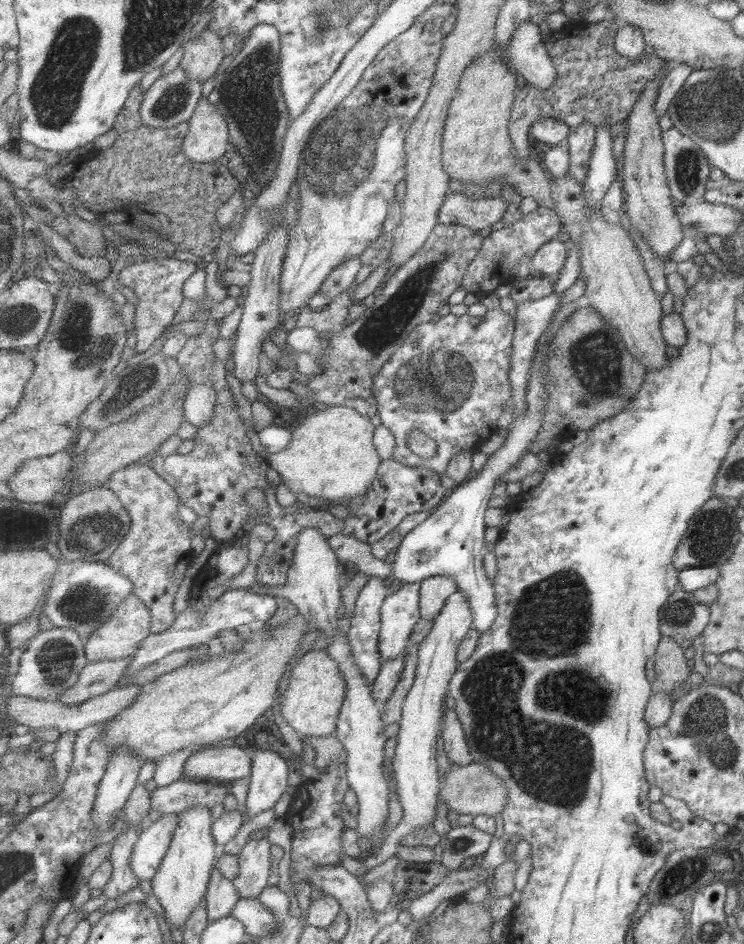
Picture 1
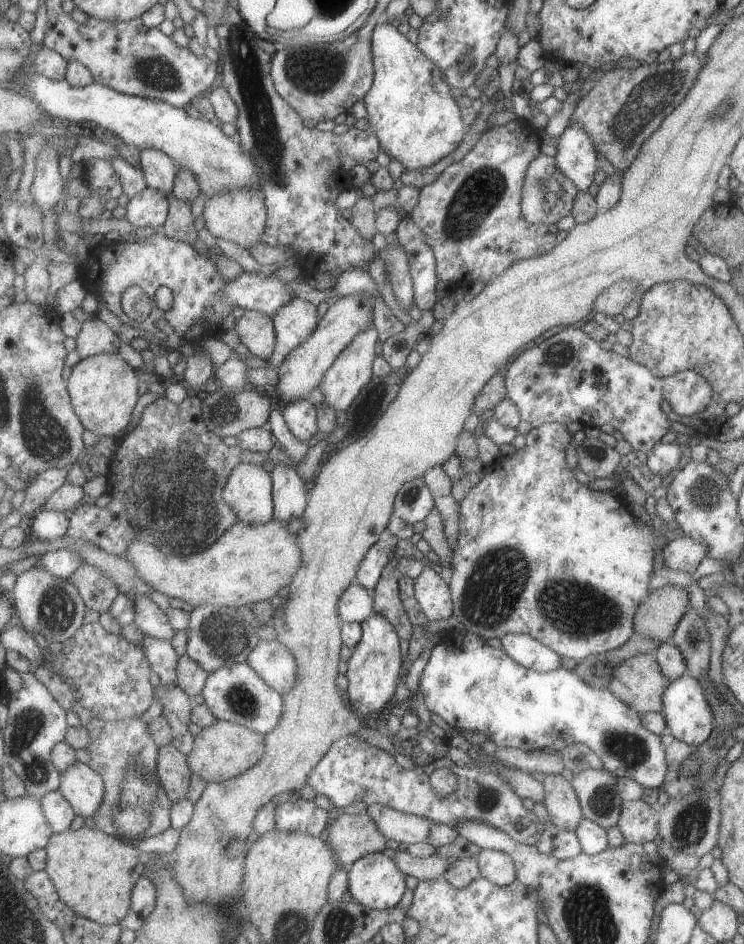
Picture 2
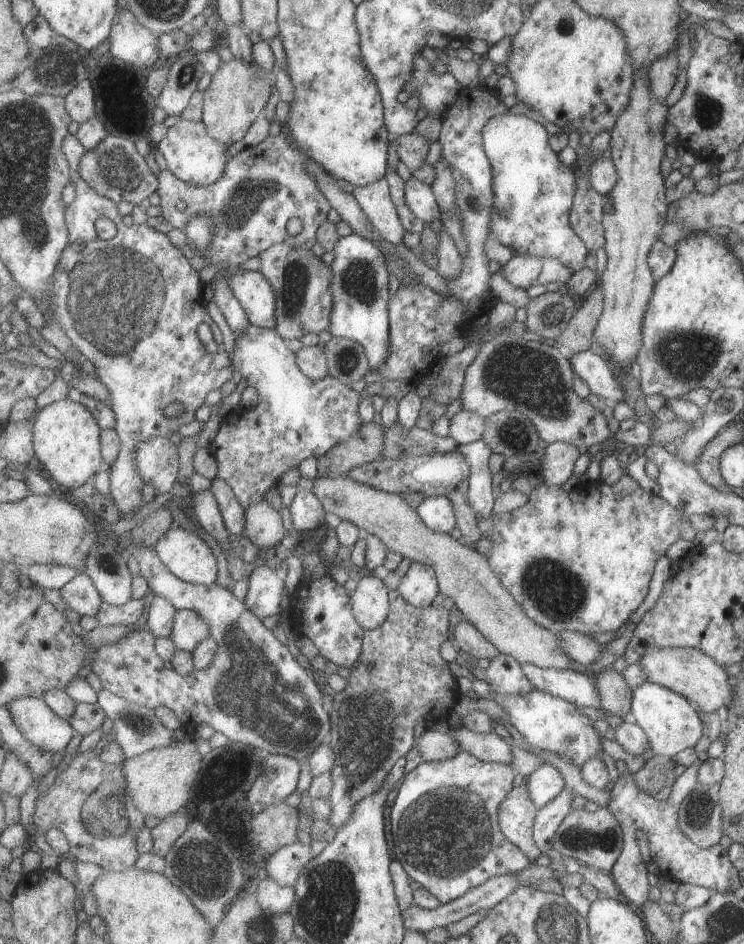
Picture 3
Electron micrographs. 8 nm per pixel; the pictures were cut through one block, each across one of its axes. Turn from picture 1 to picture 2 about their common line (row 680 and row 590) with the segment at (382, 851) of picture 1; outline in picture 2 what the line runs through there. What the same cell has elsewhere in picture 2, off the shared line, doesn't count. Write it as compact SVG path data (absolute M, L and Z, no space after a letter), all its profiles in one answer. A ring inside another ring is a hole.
M427 566L425 572L415 579L419 606L431 621L447 620L454 616L454 599L451 586L439 568Z

